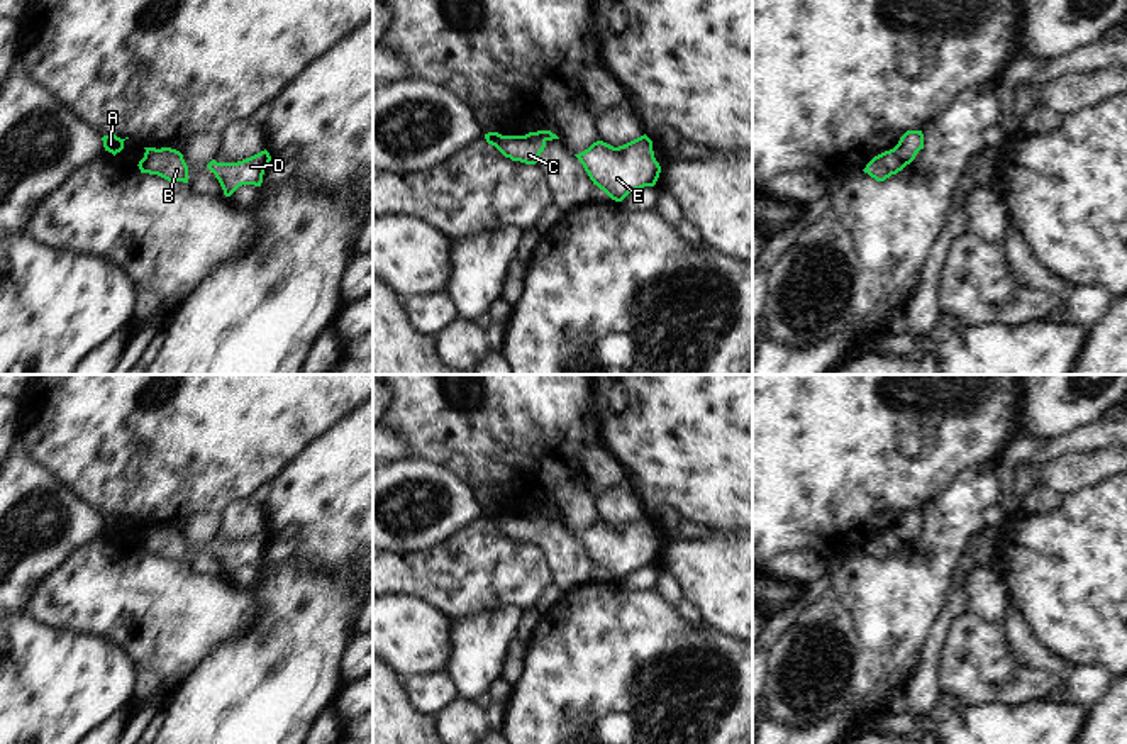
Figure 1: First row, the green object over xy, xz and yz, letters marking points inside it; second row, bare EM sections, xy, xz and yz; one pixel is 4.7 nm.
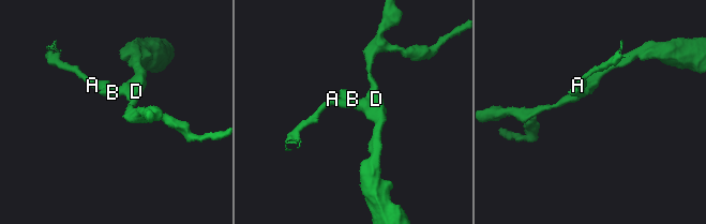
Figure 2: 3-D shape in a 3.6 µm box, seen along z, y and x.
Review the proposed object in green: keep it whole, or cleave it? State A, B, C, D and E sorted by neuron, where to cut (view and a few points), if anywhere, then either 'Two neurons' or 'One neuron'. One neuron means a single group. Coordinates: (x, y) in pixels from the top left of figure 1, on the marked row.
Groups: A C / B D E. Split along yz (892, 149), (907, 163). Two neurons.

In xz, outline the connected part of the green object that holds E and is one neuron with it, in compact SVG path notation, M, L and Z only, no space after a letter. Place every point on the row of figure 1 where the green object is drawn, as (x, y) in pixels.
M646 134L619 147L597 141L575 156L593 185L615 202L644 186L654 186L661 173L652 141Z

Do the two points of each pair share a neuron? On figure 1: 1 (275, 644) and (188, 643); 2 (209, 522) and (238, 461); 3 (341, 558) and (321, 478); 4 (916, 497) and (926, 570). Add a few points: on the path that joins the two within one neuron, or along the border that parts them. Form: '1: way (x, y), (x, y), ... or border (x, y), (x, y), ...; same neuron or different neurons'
1: border (256, 621), (244, 632), (217, 644), (194, 670); different neurons
2: border (219, 512), (195, 512), (178, 529); different neurons
3: way (341, 538), (341, 499); same neuron
4: border (951, 482), (922, 510); different neurons

